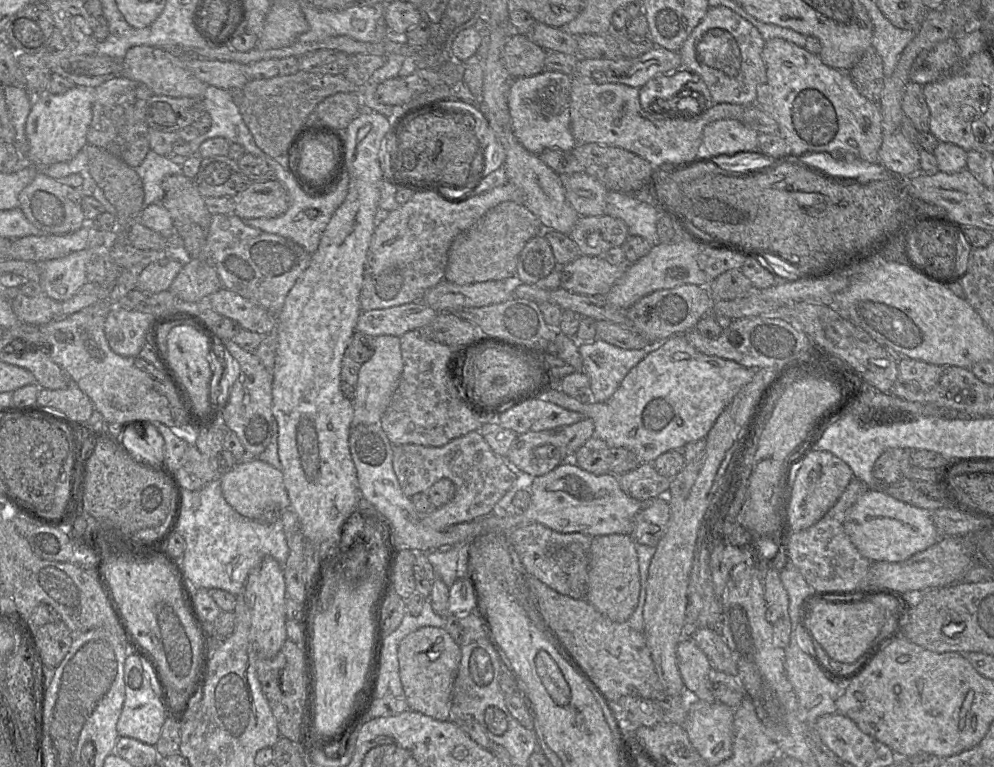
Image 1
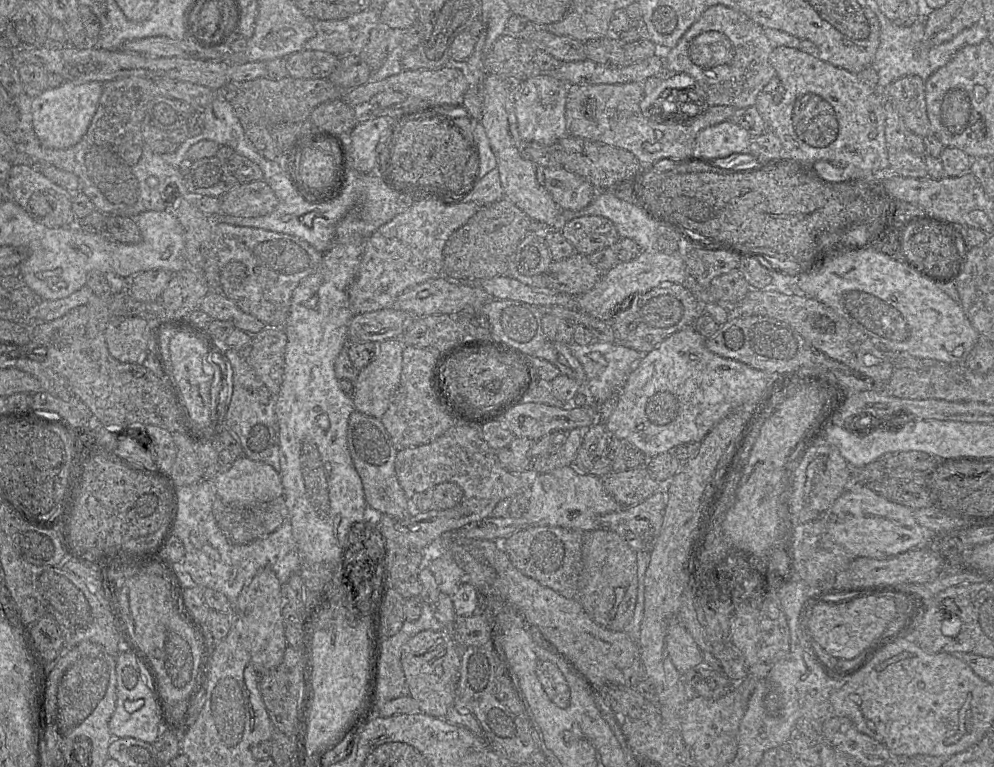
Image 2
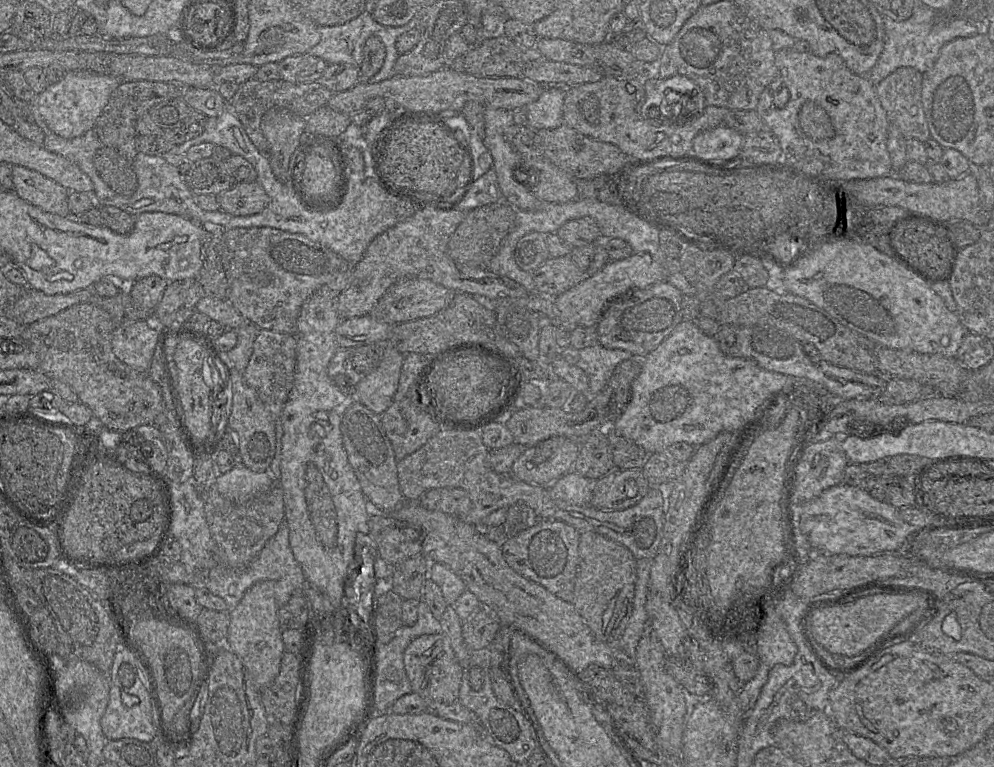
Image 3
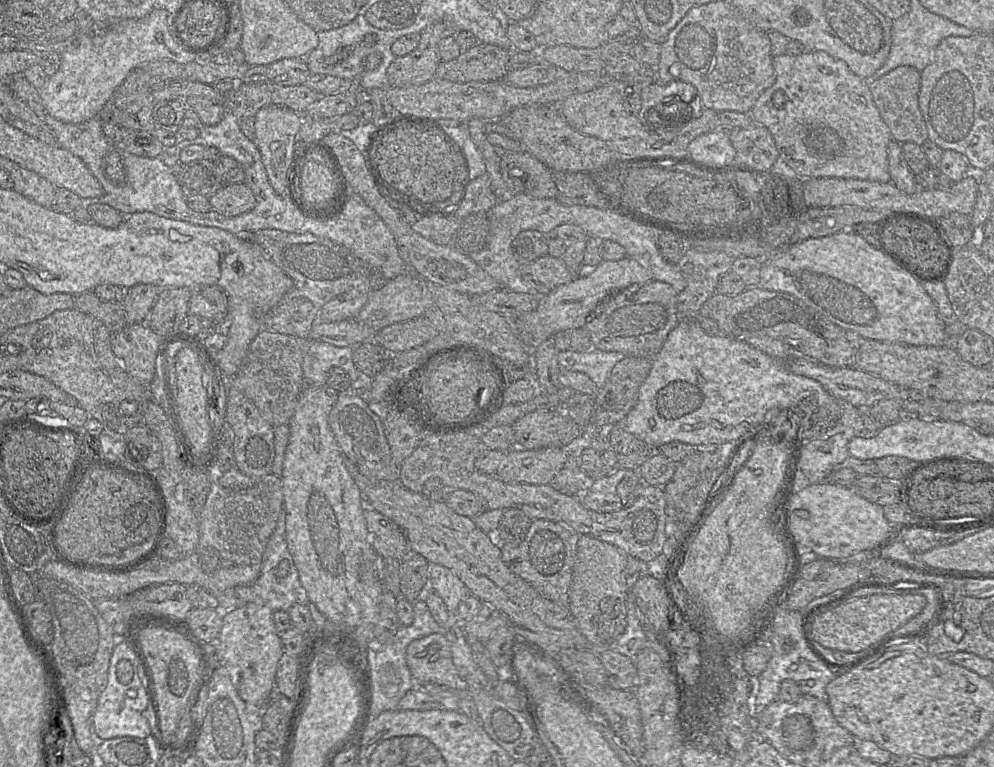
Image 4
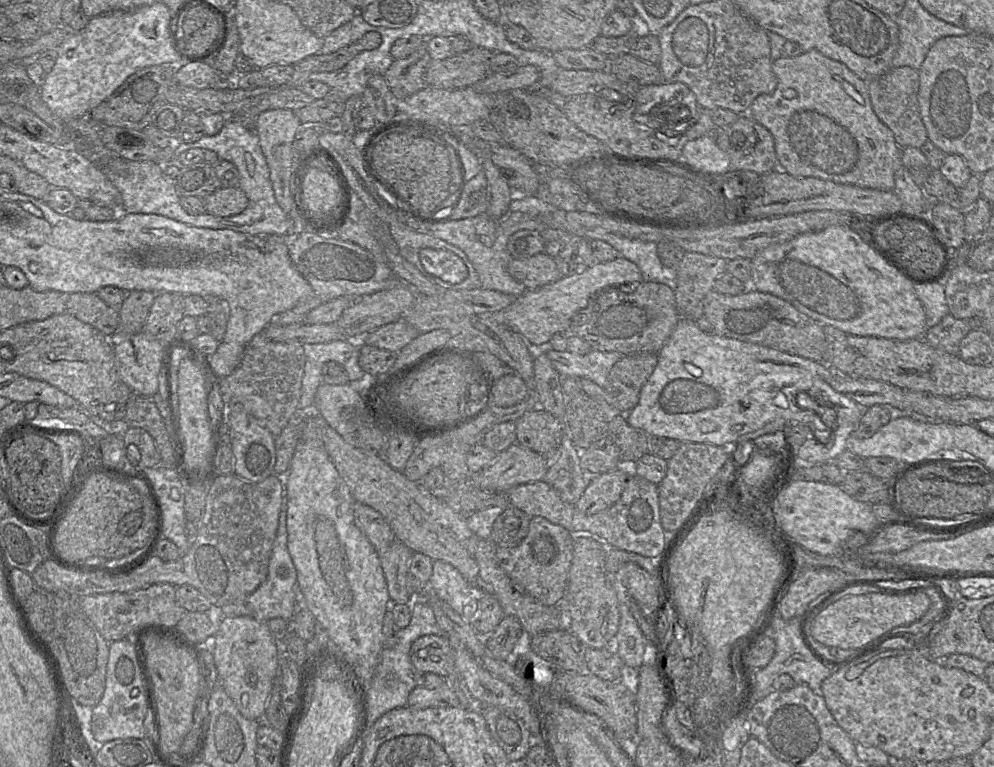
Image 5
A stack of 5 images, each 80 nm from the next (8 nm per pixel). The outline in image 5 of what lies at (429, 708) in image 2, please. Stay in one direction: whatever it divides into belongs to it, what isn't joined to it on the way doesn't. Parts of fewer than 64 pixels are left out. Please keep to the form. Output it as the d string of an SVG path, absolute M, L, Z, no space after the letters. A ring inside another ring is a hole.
M424 635L410 648L410 659L417 672L447 677L455 671L453 648L445 635Z

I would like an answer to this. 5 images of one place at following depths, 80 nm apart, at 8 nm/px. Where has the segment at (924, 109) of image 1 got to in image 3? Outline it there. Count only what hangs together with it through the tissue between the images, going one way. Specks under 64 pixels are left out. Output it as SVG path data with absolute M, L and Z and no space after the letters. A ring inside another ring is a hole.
M900 67L876 86L876 92L889 124L897 125L905 138L914 138L924 143L930 138L930 131L921 100L922 77L923 74L915 68Z

